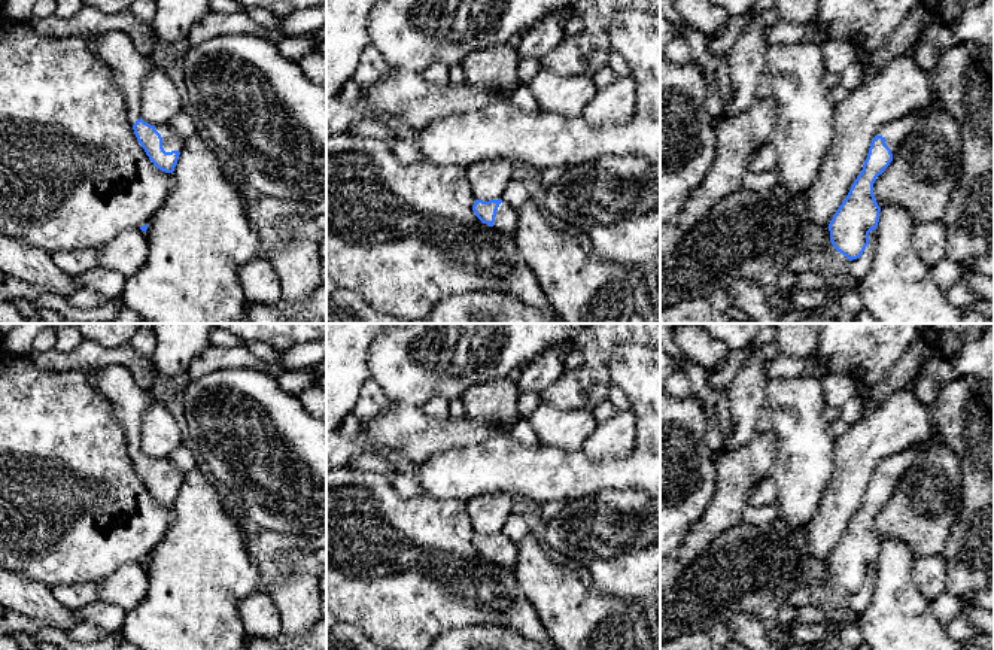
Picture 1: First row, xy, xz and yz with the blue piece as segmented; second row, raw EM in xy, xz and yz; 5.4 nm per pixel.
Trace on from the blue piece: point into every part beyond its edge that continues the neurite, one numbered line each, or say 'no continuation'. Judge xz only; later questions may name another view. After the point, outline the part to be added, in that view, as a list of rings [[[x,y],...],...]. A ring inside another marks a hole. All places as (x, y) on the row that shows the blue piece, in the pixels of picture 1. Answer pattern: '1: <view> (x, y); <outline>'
1: xz (505, 221); [[[501,198],[502,203],[499,204],[493,222],[493,230],[498,230],[501,233],[505,233],[508,236],[514,236],[517,230],[517,212],[511,209],[504,198]]]

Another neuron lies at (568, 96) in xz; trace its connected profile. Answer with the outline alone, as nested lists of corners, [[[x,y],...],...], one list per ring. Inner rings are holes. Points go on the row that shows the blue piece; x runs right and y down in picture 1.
[[[539,70],[528,86],[541,110],[565,118],[583,116],[596,94],[592,78],[560,76],[548,70]]]

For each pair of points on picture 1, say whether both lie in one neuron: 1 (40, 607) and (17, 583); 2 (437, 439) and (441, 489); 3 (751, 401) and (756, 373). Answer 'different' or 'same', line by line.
1: same
2: different
3: same

